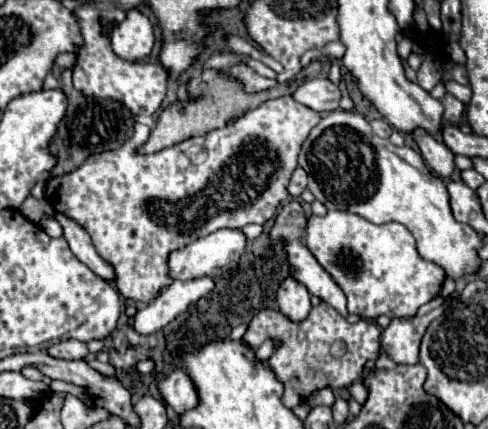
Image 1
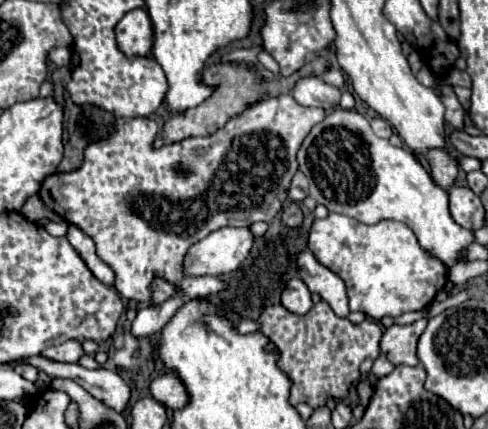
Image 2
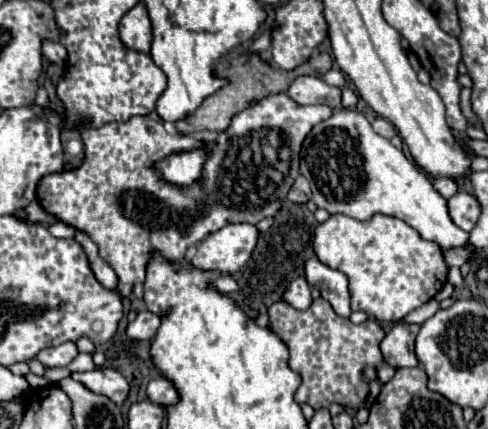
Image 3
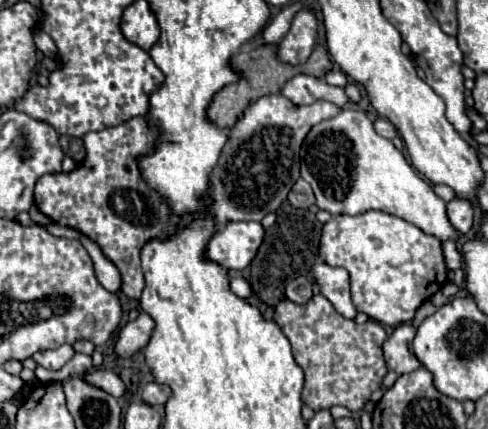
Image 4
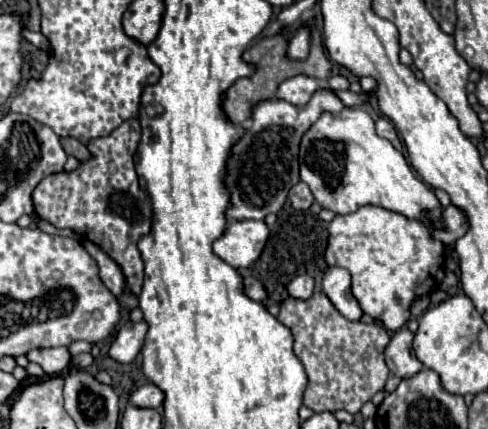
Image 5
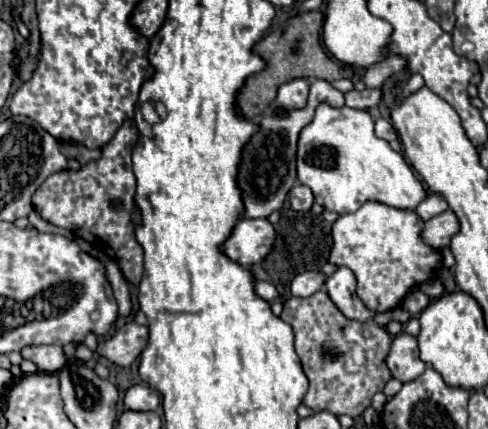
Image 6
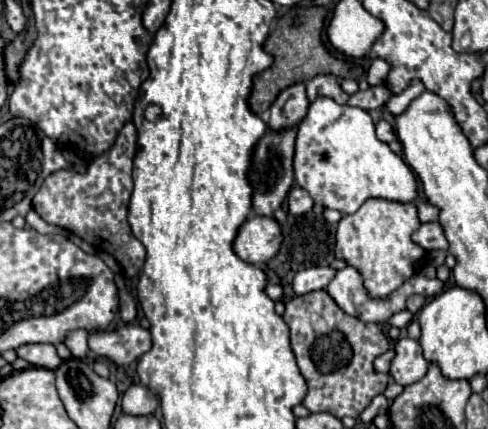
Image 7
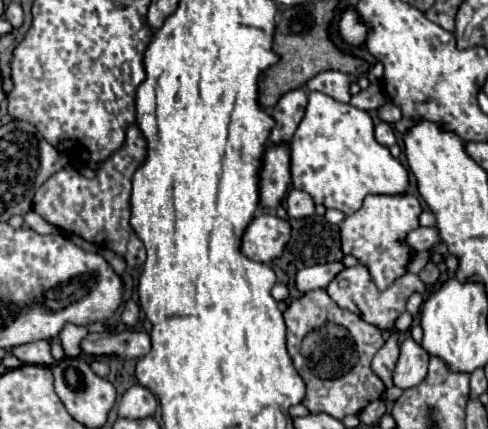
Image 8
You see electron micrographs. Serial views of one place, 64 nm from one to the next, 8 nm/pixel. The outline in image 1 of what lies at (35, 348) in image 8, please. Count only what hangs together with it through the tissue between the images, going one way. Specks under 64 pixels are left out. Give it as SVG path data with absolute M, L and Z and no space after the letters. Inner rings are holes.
M64 340L48 348L48 354L62 360L84 360L88 356L88 348L80 340Z

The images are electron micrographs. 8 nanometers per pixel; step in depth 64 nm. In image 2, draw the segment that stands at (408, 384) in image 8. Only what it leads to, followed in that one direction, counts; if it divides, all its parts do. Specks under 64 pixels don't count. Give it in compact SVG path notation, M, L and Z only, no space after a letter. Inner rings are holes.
M422 318L422 320L408 324L408 326L394 324L384 332L382 342L380 342L380 350L394 366L398 366L398 364L416 366L418 364L416 342L426 328L426 320L428 318Z

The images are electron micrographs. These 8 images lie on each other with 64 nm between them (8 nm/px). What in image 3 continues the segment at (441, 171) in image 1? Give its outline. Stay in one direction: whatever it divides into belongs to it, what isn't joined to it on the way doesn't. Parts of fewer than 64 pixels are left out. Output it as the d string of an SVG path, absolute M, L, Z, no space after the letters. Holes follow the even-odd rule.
M438 178L438 180L434 180L434 188L436 188L446 200L458 192L458 186L454 184L454 180L448 180L448 178Z

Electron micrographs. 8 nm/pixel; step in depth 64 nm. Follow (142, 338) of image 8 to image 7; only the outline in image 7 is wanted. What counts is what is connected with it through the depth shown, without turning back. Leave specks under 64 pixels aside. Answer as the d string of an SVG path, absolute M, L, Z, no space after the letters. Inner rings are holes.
M126 324L114 332L94 332L88 336L88 348L116 364L130 364L150 350L150 332L138 324Z

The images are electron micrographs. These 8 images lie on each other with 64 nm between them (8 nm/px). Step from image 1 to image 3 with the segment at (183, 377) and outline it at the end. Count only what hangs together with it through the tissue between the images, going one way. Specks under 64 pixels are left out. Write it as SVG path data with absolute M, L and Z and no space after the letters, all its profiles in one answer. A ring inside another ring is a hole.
M164 378L152 380L146 388L146 396L150 402L160 404L160 406L176 404L176 388L172 388L172 384L168 384L168 380Z

